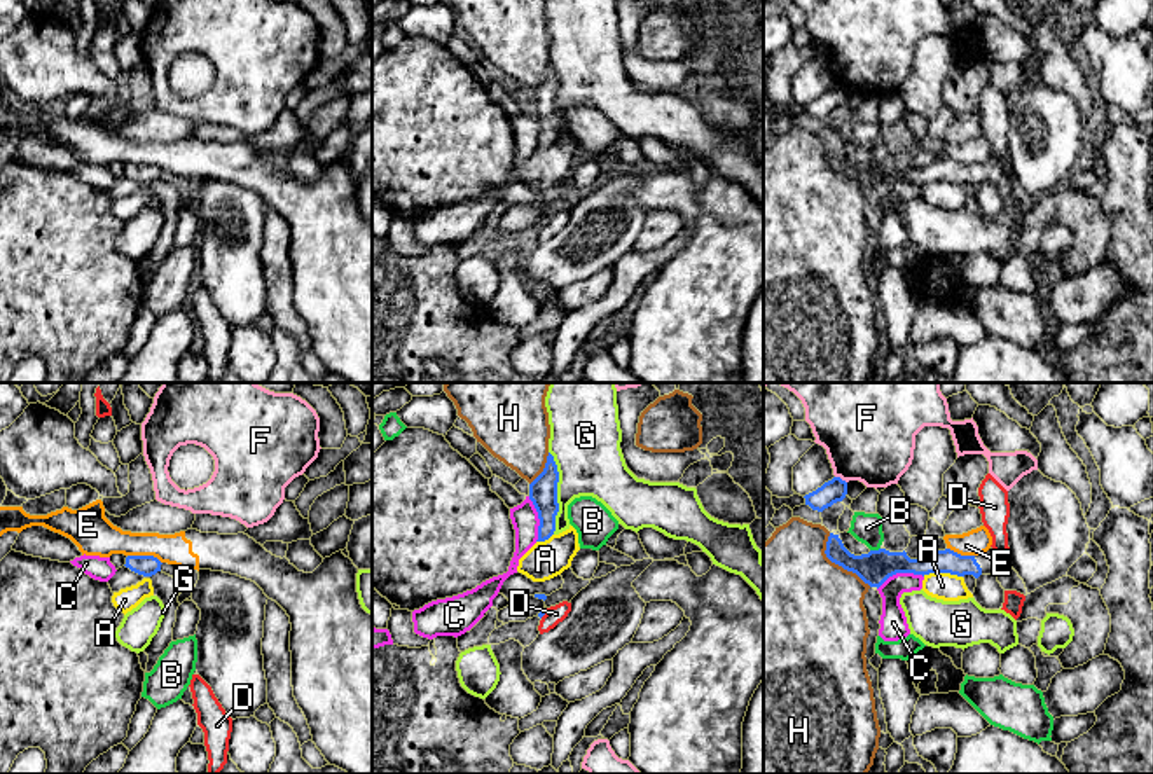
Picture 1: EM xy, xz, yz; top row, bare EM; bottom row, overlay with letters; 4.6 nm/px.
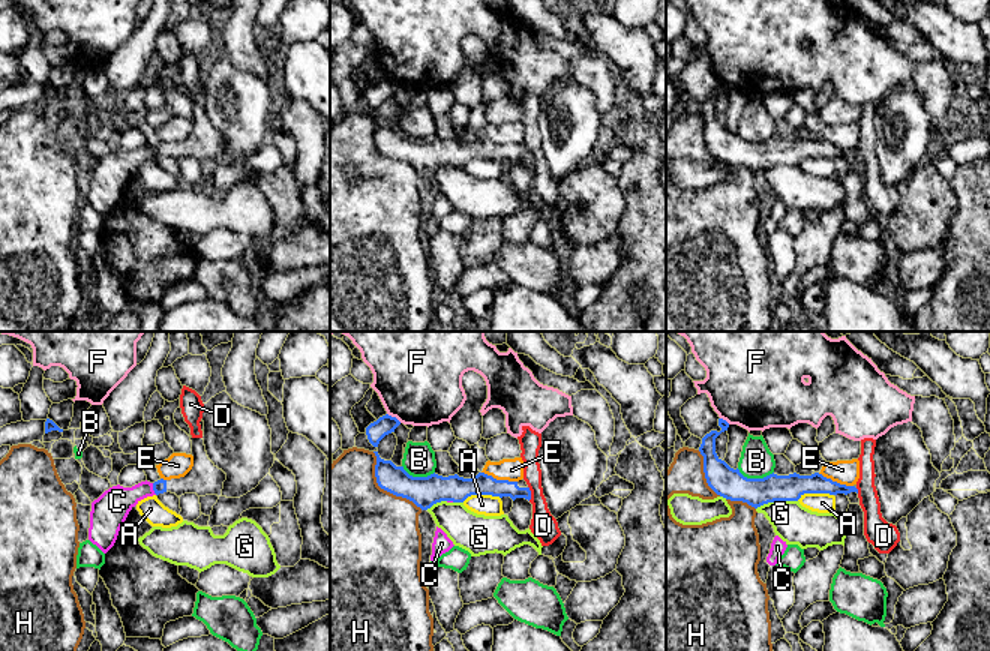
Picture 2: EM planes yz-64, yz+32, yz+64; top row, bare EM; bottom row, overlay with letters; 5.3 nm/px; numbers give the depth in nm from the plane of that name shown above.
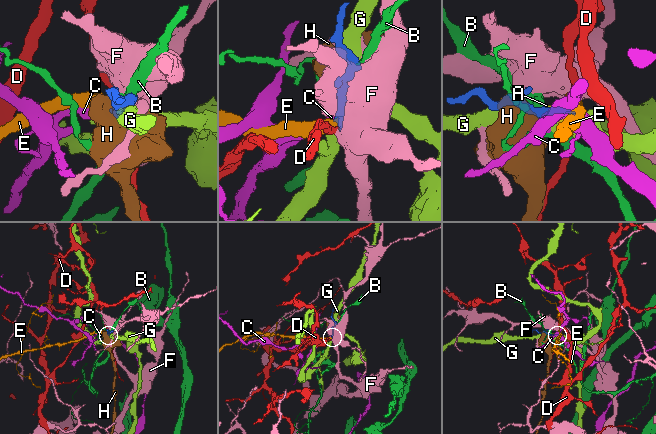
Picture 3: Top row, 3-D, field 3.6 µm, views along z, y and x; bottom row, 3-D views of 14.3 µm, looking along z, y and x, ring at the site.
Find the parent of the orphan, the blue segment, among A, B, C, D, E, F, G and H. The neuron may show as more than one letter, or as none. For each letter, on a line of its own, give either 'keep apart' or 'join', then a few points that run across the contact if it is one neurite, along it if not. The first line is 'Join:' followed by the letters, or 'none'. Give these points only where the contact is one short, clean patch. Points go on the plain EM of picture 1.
Join: none
A: keep apart; line yz (923, 184), (956, 182), (961, 186)
B: keep apart; line yz (879, 156), (870, 159)
C: keep apart; line yz (923, 184), (893, 182), (877, 198)
D: keep apart; line xz (547, 217), (540, 226)
E: keep apart; line xy (128, 163), (152, 163), (161, 172)
F: keep apart; line yz (835, 84), (846, 91)
G: keep apart
H: keep apart

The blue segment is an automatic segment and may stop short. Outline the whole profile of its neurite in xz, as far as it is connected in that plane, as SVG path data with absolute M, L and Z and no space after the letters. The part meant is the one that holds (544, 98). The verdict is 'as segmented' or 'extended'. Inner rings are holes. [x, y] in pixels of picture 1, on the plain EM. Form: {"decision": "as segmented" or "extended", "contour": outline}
{"decision": "as segmented", "contour": "M549 61L543 80L529 93L529 108L533 110L540 135L538 149L549 149L556 140L559 80L554 65Z"}

